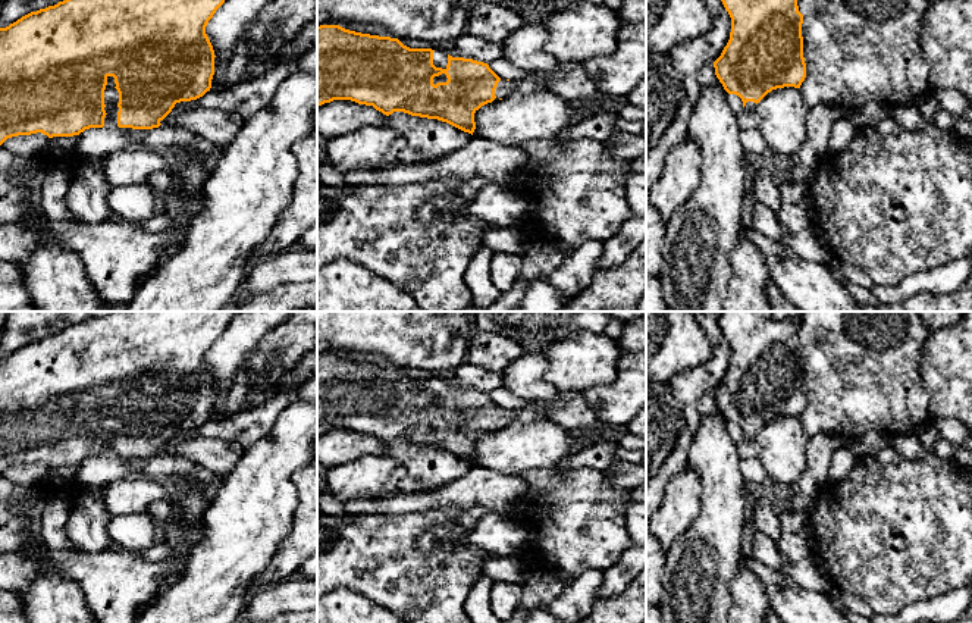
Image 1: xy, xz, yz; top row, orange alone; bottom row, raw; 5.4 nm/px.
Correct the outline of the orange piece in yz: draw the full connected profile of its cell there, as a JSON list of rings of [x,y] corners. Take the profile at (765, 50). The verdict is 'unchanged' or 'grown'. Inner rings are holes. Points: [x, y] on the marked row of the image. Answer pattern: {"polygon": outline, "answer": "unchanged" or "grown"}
{"polygon": [[[721,0],[731,18],[731,32],[721,56],[714,62],[715,75],[728,94],[736,94],[743,101],[743,110],[736,115],[741,131],[759,129],[761,118],[758,103],[772,90],[794,87],[800,88],[806,78],[803,57],[802,24],[797,0]]], "answer": "grown"}

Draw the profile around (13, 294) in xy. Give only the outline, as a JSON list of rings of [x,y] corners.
[[[0,260],[0,312],[35,312],[21,264]]]

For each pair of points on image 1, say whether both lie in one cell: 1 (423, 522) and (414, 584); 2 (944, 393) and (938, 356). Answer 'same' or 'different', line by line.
1: same
2: same

